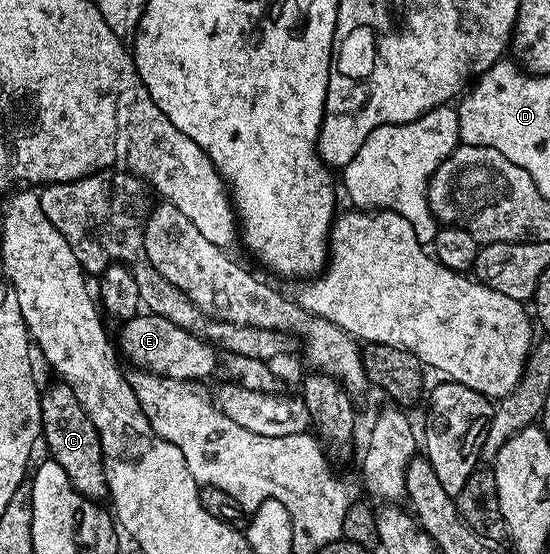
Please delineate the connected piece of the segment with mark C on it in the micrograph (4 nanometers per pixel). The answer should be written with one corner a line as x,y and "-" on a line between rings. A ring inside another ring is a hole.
56,380
54,384
48,389
46,386
39,398
43,424
41,441
42,444
47,444
46,456
60,465
71,481
71,485
82,497
88,497
96,503
102,502
108,496
107,476
97,427
93,427
89,415
85,415
85,407
77,403
77,395
73,395
73,387
60,380

